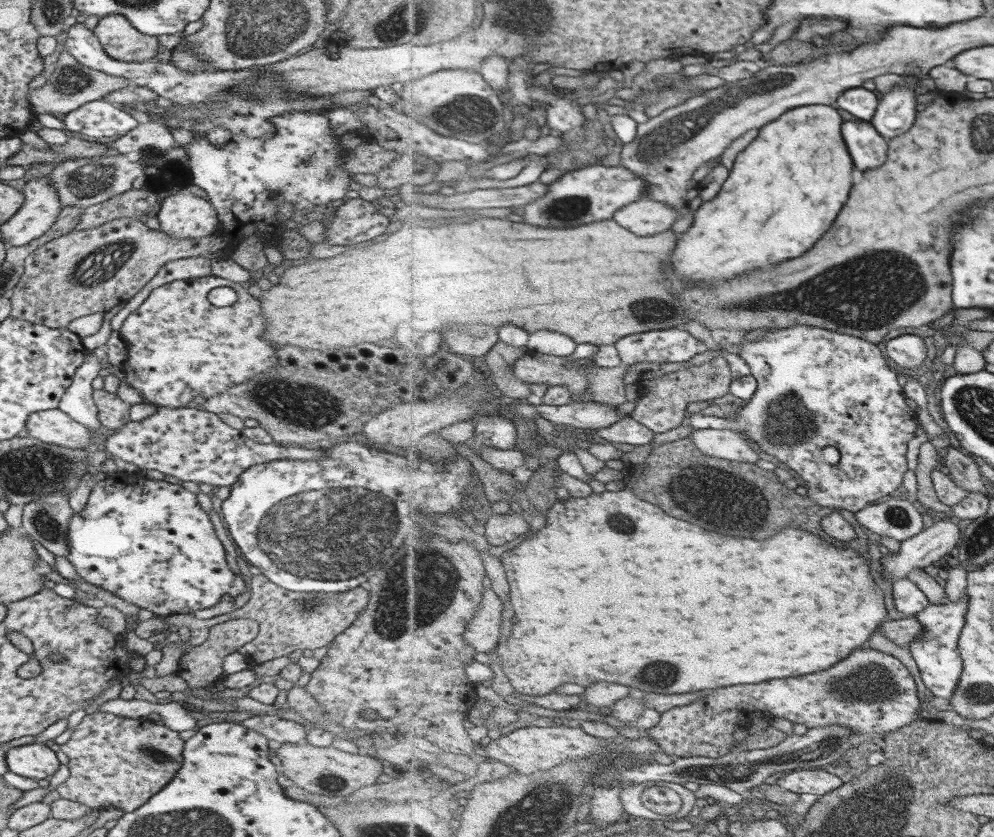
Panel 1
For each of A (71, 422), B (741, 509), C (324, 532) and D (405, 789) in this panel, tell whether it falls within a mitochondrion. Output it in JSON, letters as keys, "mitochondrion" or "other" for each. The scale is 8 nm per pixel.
{"A":"other","B":"mitochondrion","C":"mitochondrion","D":"other"}

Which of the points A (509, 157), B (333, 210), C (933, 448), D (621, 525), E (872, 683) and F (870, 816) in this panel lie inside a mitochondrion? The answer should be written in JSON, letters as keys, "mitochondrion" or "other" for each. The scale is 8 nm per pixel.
{"A":"other","B":"other","C":"other","D":"mitochondrion","E":"mitochondrion","F":"mitochondrion"}

